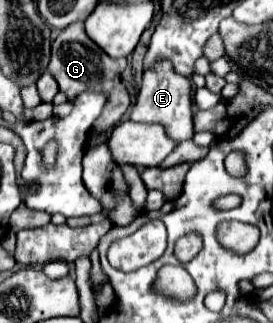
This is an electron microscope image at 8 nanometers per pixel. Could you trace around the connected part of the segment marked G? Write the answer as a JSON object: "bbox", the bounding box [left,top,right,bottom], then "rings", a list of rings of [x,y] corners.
{"bbox":[49,21,131,133],"rings":[[[81,21],[71,23],[53,41],[49,73],[55,77],[55,81],[59,83],[59,89],[65,91],[69,101],[73,101],[75,95],[81,93],[81,91],[105,91],[107,93],[105,111],[101,113],[101,117],[93,125],[93,129],[97,133],[109,133],[119,123],[119,119],[123,117],[127,107],[131,105],[129,93],[127,93],[127,89],[125,89],[125,85],[121,83],[121,77],[119,77],[121,75],[121,61],[105,55],[105,51],[95,41],[91,41],[87,37]]]}

